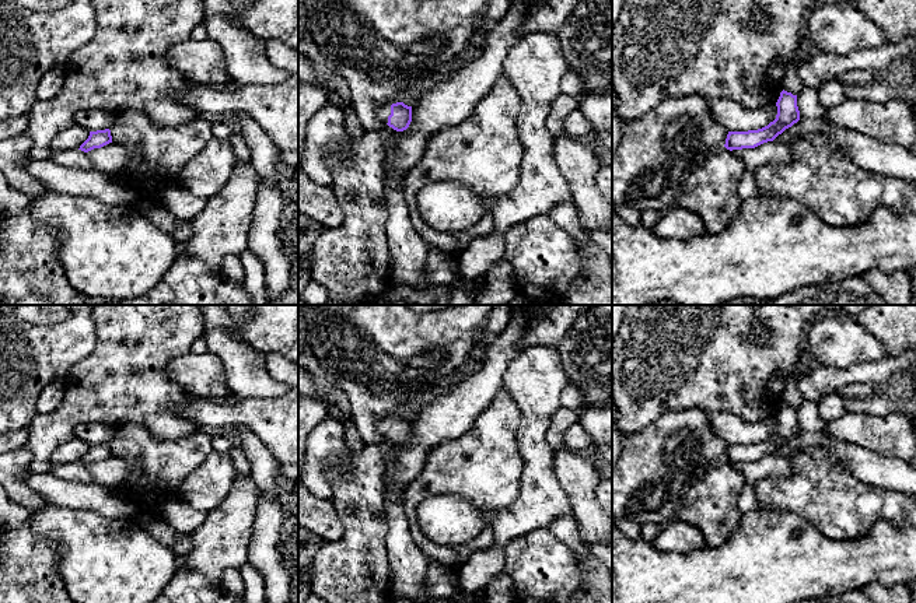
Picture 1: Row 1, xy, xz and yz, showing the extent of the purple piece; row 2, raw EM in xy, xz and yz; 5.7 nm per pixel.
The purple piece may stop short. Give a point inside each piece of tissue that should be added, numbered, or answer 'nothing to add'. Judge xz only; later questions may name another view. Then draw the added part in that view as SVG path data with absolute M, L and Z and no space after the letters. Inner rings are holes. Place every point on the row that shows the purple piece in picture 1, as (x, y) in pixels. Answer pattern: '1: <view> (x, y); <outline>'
1: xz (384, 111); M385 104L385 105L377 106L375 109L378 118L385 123L388 123L388 116L391 115L391 105L392 104Z

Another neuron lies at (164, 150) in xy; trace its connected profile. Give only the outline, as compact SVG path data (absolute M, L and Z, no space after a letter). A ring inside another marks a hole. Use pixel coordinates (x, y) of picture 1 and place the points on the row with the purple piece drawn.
M137 111L116 113L109 130L113 143L119 143L140 155L140 165L132 173L112 176L119 185L126 186L139 196L140 207L161 207L160 189L176 183L182 168L213 139L211 119L206 116L196 116L175 126L158 126Z

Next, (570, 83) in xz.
M567 70L560 81L560 91L563 94L580 95L583 92L581 78L576 73Z

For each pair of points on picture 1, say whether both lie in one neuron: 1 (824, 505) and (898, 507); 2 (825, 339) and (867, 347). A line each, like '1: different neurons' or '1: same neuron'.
1: same neuron
2: same neuron

